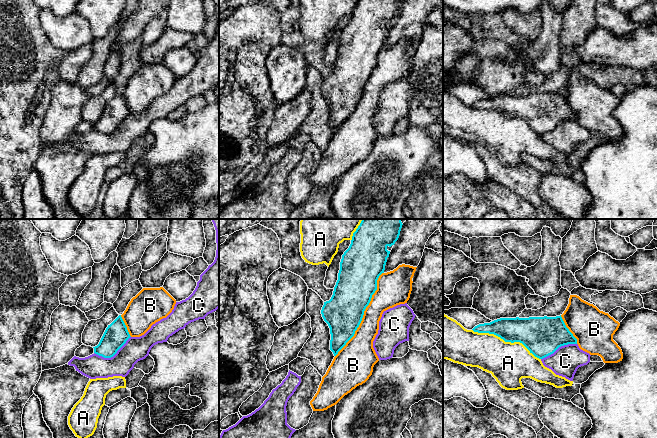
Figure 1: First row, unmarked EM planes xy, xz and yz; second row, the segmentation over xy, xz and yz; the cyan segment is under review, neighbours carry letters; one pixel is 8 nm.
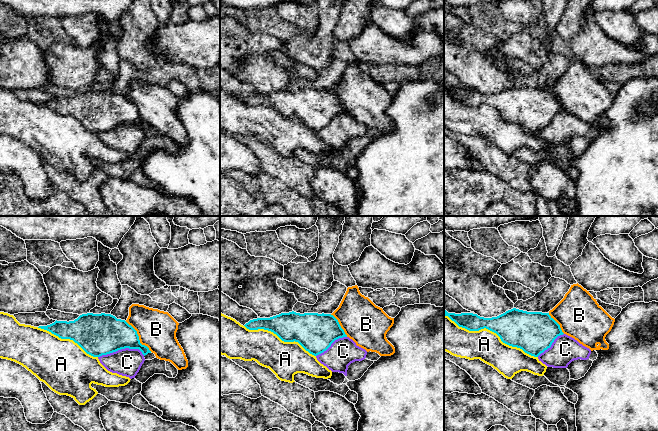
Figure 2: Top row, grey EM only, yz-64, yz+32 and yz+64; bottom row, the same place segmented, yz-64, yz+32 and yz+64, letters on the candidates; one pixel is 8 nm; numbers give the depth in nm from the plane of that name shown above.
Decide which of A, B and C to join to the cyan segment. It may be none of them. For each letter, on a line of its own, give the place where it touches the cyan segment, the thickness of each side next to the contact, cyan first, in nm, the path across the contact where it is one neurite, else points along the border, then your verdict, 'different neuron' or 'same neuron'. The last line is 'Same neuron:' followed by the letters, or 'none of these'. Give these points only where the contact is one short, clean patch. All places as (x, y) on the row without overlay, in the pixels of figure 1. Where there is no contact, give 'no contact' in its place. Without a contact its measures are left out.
A: meets cyan in yz at (506, 117); 280 nm thick on the cyan side, 320 nm on the other; different neuron
B: meets cyan in xz at (363, 90); 320 nm thick on the cyan side, 200 nm on the other; same neuron
C: meets cyan in xy at (113, 131); 190 nm thick on the cyan side, 190 nm on the other; different neuron
Same neuron: B

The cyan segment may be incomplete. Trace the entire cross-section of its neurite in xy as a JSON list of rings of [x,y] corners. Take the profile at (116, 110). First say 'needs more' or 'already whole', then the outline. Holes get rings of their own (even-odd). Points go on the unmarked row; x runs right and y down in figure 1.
already whole | [[[119,91],[108,101],[99,120],[93,123],[94,129],[104,134],[111,134],[130,113],[127,103]]]

